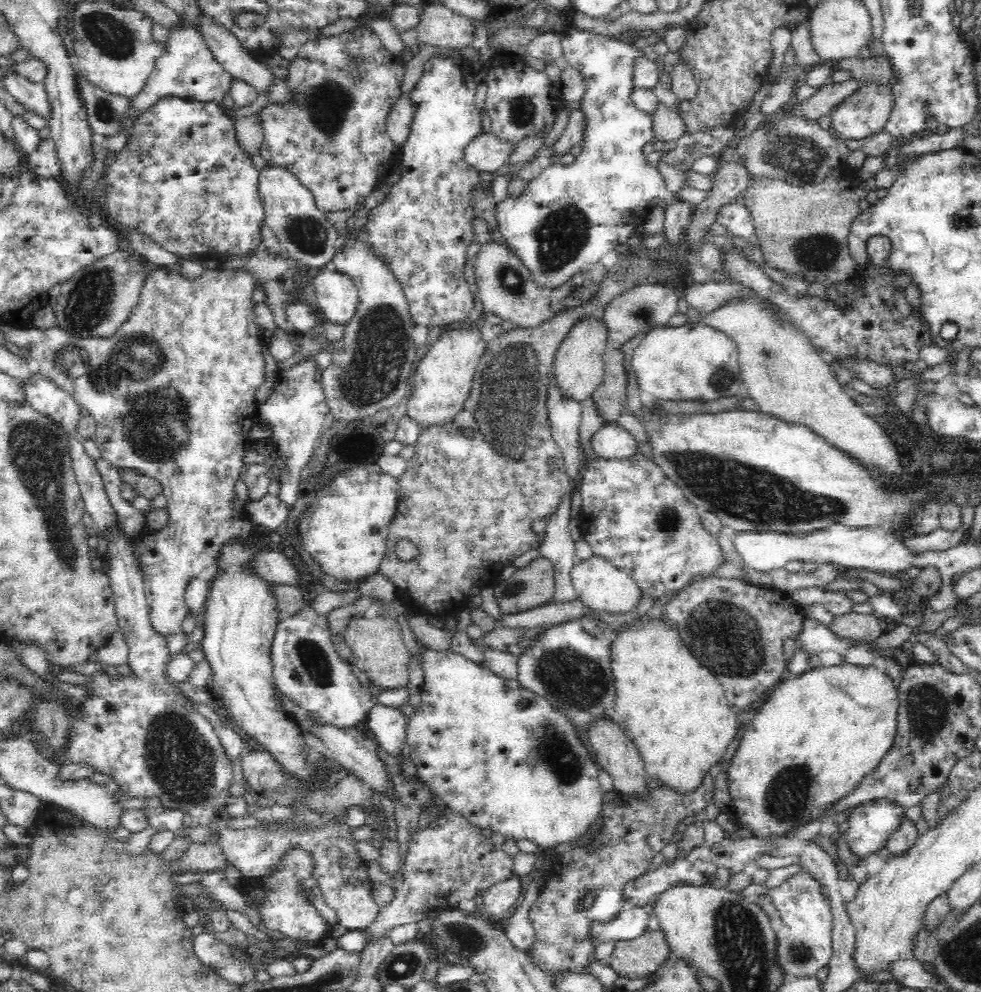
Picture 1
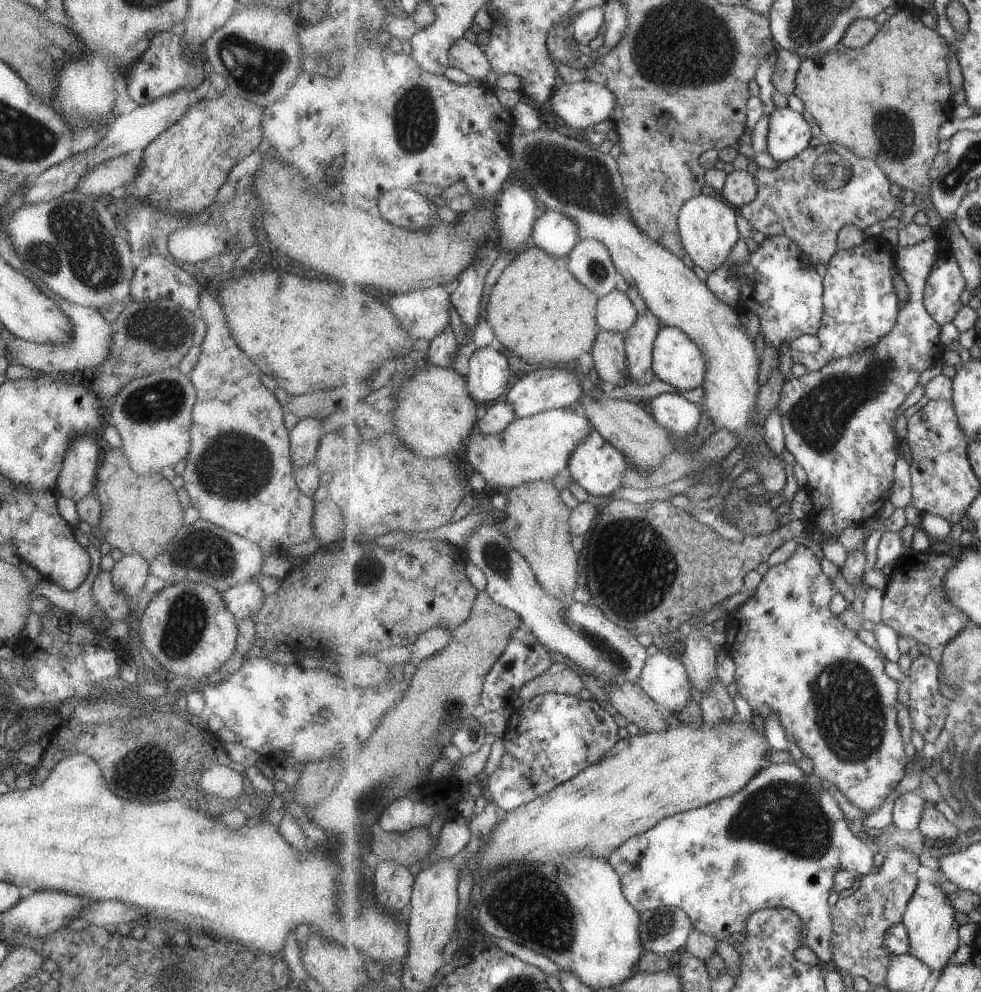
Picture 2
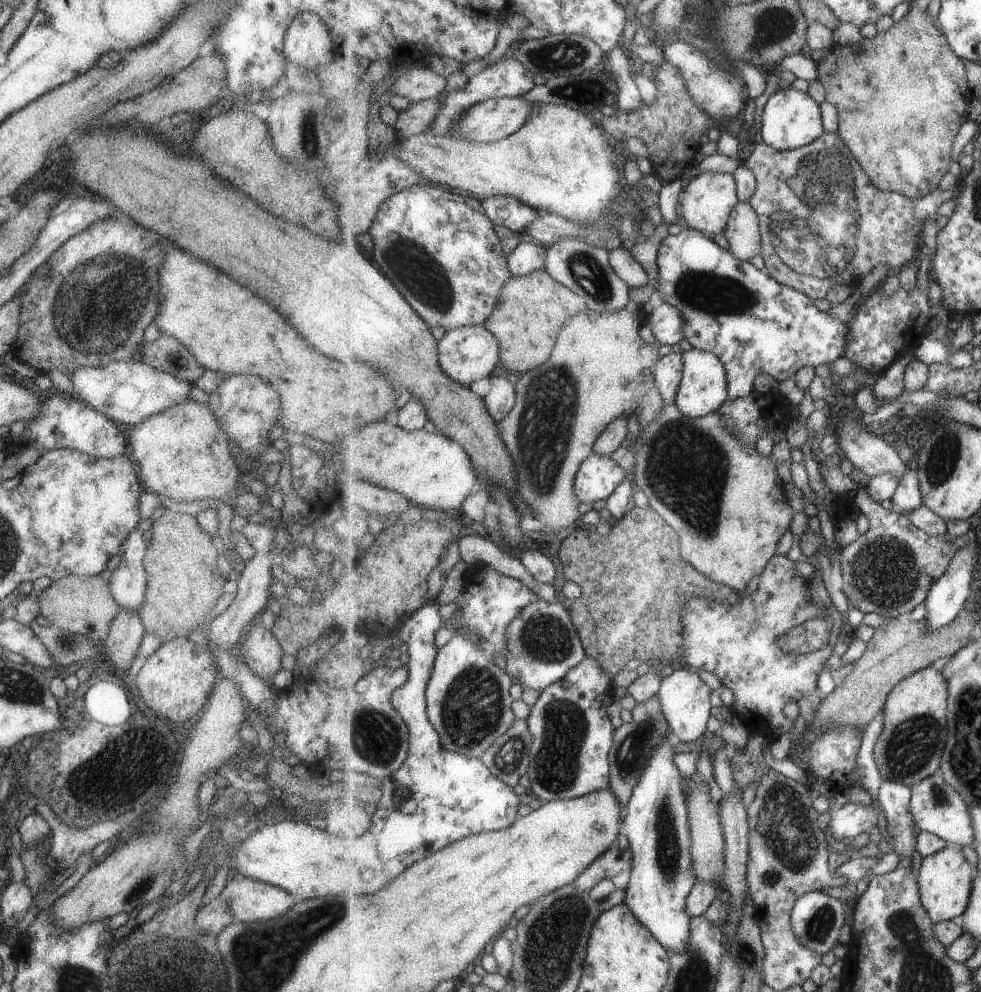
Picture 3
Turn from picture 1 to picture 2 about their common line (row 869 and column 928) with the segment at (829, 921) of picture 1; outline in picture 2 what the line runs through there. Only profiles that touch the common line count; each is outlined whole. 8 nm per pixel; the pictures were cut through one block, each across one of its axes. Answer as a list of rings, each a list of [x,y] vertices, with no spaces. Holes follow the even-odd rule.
[[[918,792],[905,793],[896,800],[893,809],[893,824],[904,830],[920,828],[924,812],[930,805],[926,796],[922,798]]]

